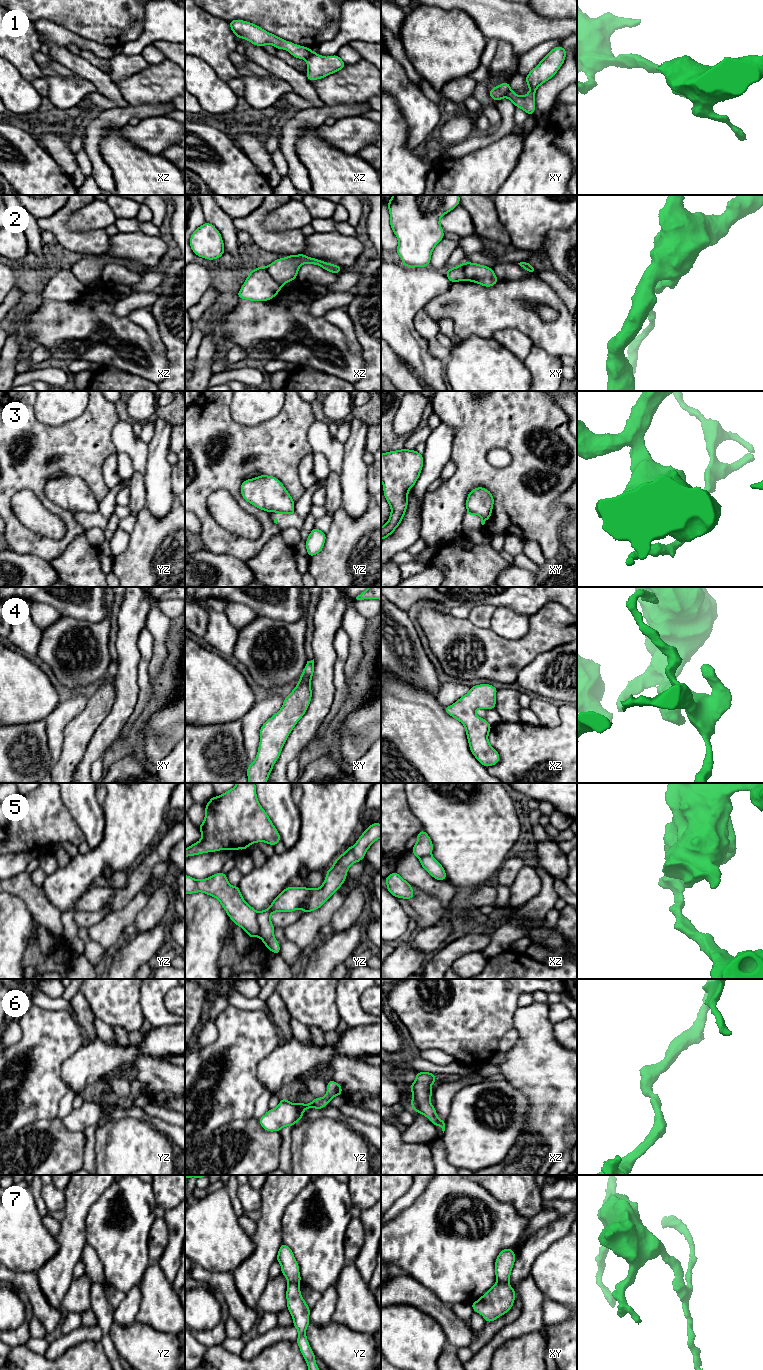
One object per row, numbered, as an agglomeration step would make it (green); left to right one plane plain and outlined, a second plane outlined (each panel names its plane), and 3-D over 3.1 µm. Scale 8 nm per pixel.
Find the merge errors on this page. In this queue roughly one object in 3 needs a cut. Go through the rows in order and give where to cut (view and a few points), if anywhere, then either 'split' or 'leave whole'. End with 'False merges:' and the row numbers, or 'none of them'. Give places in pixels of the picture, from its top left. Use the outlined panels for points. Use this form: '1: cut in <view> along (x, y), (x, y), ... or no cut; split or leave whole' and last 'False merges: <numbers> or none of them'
1: cut in xz along (313, 51), (306, 59); split
2: cut in xz along (264, 267), (281, 286); split
3: cut in yz along (293, 510), (290, 512), (278, 512); split
4: no cut; leave whole
5: cut in yz along (257, 912), (258, 935); split
6: no cut; leave whole
7: cut in xy along (497, 1280), (508, 1282); split
False merges: 1, 2, 3, 5, 7

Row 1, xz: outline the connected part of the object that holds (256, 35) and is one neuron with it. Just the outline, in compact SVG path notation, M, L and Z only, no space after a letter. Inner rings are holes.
M235 19L230 21L229 25L236 38L243 38L259 47L271 44L277 49L287 50L292 56L298 59L307 59L314 52L308 47L286 41L247 21Z

